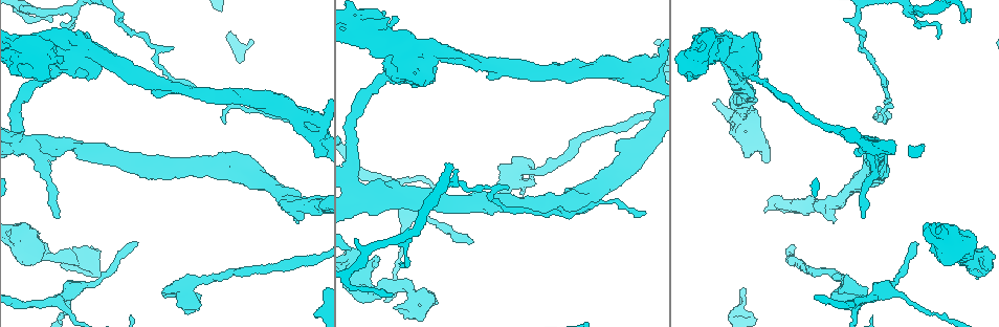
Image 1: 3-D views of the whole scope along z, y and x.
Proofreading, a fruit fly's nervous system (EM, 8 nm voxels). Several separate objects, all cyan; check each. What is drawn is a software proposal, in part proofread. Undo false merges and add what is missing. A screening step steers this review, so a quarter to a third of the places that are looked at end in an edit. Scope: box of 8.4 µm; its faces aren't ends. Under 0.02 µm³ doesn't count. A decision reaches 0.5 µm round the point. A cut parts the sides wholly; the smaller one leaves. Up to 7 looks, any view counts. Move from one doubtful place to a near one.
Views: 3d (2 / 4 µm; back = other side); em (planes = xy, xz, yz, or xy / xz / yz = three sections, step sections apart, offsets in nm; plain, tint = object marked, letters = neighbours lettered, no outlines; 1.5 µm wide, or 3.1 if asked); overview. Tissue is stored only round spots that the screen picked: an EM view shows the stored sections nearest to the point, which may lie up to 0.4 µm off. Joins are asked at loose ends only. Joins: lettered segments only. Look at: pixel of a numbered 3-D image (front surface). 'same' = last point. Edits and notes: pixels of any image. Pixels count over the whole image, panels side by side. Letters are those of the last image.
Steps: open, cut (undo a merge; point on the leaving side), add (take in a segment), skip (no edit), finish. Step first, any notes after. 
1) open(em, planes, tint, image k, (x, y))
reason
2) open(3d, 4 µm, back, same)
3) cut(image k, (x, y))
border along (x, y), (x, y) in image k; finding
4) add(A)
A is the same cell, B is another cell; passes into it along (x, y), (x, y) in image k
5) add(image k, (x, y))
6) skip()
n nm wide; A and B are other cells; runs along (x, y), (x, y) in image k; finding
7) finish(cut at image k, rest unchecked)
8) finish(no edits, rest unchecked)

open(em, planes, letters, image 1, (470, 240))

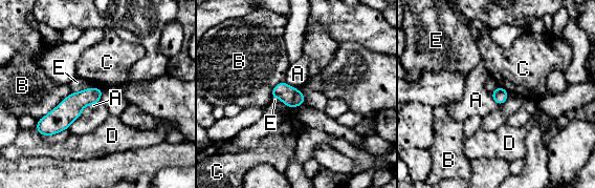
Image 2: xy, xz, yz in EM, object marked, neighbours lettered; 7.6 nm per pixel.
skip()
B touches over 340 nm; A, B, C, D and E are other cells; border along (284, 81), (295, 88) in image 2; none of them fits

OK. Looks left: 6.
open(3d, 4 µm, image 1, (914, 305))
calibre changes

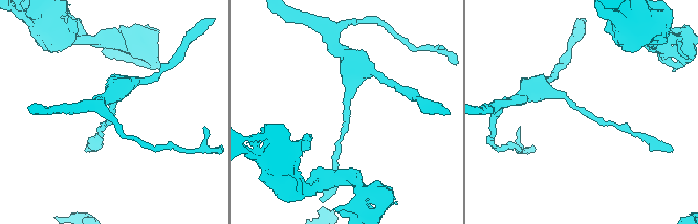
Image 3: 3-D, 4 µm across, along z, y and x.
open(em, planes, tint, image 3, (579, 110))
shape alone is not enough

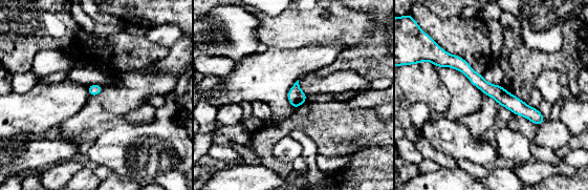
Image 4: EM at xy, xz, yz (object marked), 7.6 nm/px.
open(em, planes, letters, same)
what lies round it

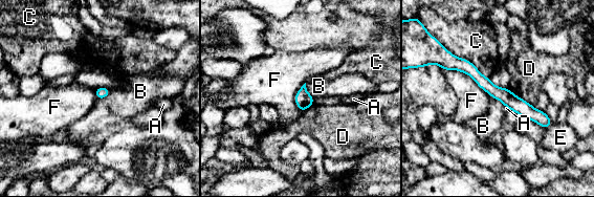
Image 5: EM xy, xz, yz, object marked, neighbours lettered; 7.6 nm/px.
skip()
90 nm wide; A, B, C, D, E and F are other cells; runs along (444, 64), (466, 66), (549, 123) in image 5; one neuron here

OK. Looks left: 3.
open(3d, 2 µm, image 1, (890, 117))
branch stops here

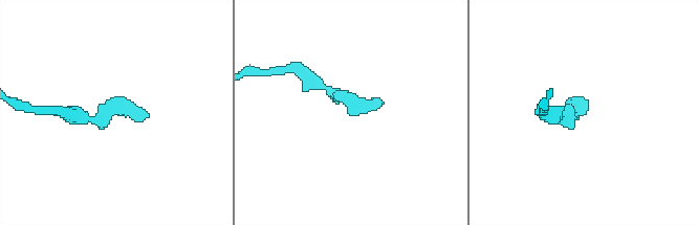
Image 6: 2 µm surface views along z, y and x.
open(em, yz, step 4, tint, image 6, (579, 119))

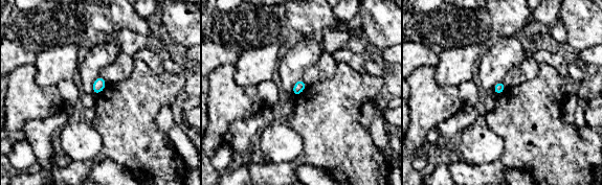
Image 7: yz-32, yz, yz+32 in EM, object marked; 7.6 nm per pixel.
open(em, planes, letters, same)
another direction

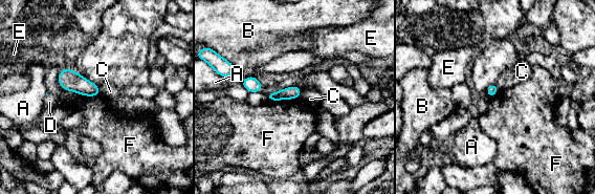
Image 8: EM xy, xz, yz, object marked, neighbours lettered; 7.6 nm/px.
skip()
F touches over 240 nm; A, B, C, D, E and F are other cells; border along (298, 96), (266, 100) in image 8; none of them fits

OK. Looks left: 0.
finish(no edits, rest unchecked)

